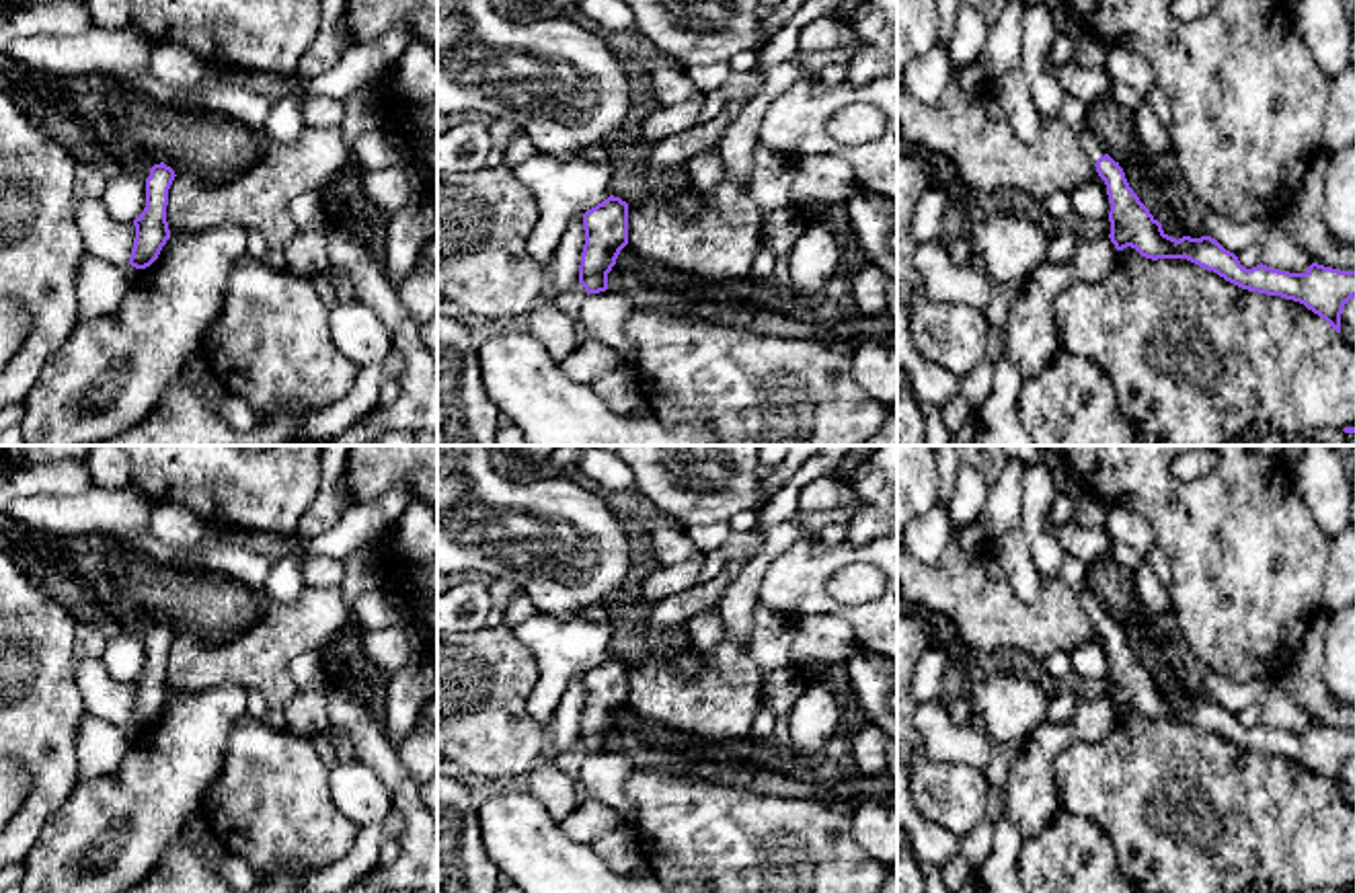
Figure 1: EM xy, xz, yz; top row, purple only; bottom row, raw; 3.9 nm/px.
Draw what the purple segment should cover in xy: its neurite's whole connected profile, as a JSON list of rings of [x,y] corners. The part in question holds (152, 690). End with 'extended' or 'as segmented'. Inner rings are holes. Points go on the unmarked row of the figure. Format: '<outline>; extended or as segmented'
[[[164,622],[154,624],[150,628],[150,636],[146,638],[146,667],[133,680],[136,700],[129,716],[129,725],[136,729],[150,727],[166,700],[170,698],[168,682],[166,682],[166,665],[168,665],[168,649],[175,640],[175,630]]]; as segmented

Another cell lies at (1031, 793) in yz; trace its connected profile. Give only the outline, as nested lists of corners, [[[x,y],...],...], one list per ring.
[[[1109,696],[1082,700],[1068,723],[1043,723],[1031,733],[1004,782],[1006,817],[1033,838],[1059,817],[1055,760],[1076,743],[1102,739],[1115,725],[1117,708]]]

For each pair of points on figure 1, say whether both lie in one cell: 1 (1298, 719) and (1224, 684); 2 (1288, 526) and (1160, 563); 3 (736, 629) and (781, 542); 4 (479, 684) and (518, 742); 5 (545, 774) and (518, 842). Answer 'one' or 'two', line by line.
1: one
2: two
3: one
4: one
5: two

